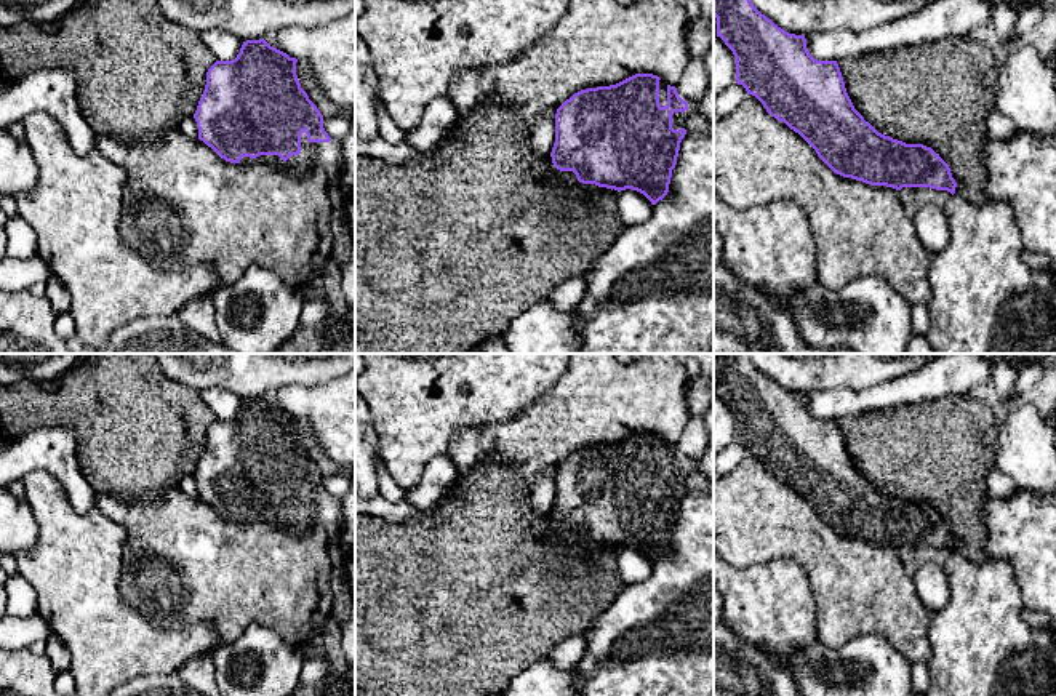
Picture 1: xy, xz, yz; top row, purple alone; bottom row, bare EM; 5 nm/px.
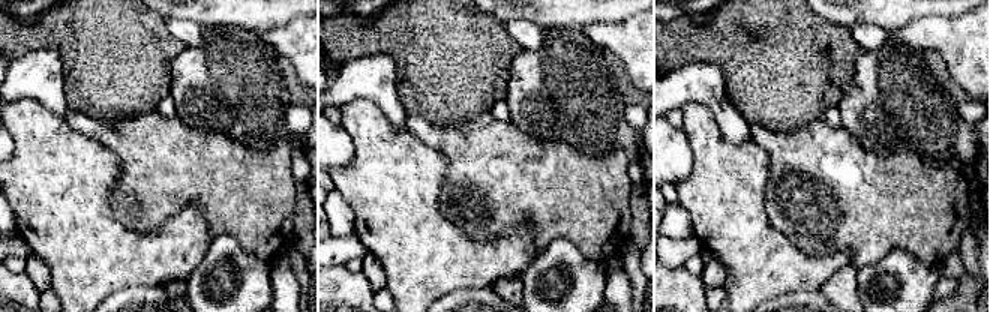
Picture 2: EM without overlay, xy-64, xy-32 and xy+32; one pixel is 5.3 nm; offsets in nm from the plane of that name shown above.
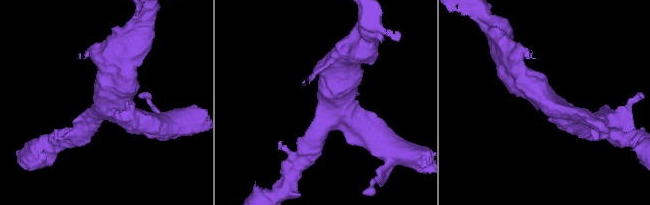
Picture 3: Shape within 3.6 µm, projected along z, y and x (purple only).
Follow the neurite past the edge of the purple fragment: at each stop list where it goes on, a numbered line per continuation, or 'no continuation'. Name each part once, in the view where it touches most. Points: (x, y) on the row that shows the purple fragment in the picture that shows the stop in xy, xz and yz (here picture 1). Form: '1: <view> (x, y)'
1: xy (328, 156)

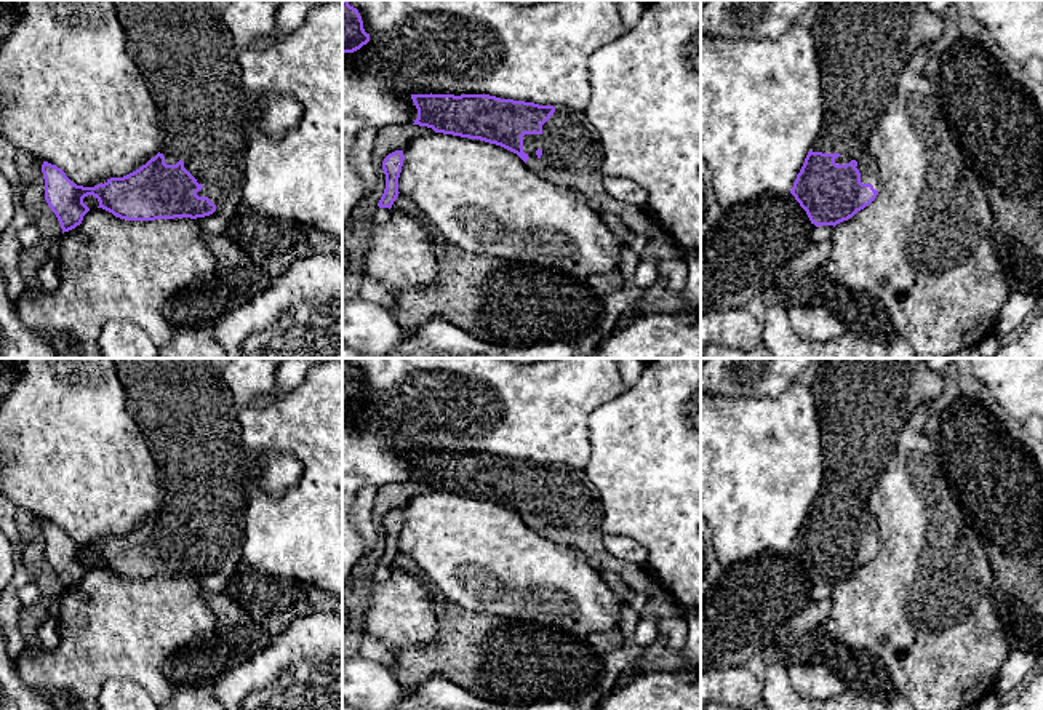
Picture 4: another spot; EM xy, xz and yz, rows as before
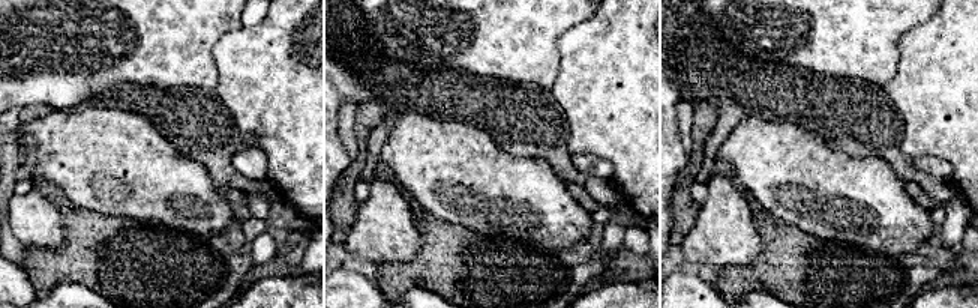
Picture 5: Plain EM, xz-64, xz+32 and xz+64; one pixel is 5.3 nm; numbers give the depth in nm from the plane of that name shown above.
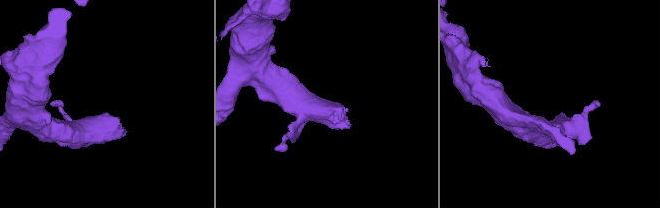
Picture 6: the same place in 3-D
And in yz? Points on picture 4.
1: yz (863, 45)

